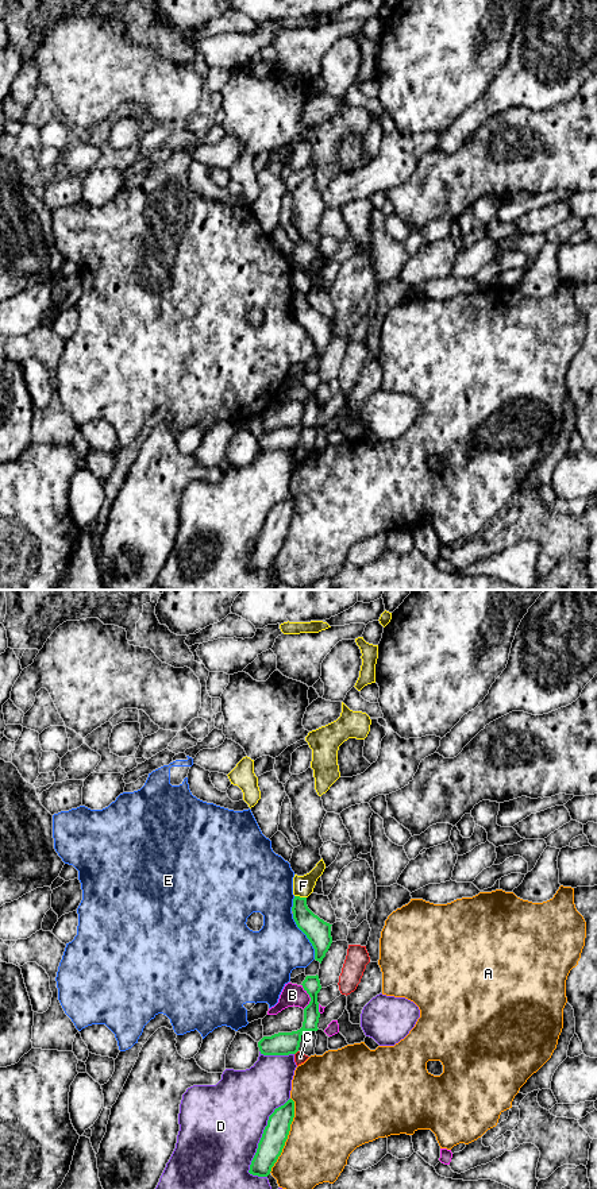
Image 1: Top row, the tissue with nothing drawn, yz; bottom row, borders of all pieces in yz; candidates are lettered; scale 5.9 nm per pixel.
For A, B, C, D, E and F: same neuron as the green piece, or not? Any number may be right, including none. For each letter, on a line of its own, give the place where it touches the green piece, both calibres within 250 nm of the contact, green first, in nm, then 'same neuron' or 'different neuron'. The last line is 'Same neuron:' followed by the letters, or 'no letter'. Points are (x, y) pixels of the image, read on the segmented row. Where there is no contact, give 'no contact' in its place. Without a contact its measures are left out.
A: meets green in yz at (288, 1134); 150 nm thick on the green side, 420 nm on the other; different neuron
B: meets green in yz at (309, 996); 100 nm thick on the green side, 130 nm on the other; different neuron
C: meets green in yz at (296, 1052); 140 nm thick on the green side, 70 nm on the other; different neuron
D: meets green in yz at (262, 1135); 150 nm thick on the green side, 480 nm on the other; different neuron
E: meets green in yz at (307, 937); 150 nm thick on the green side, 320 nm on the other; different neuron
F: meets green in yz at (299, 896); 150 nm thick on the green side, 130 nm on the other; different neuron
Same neuron: no letter

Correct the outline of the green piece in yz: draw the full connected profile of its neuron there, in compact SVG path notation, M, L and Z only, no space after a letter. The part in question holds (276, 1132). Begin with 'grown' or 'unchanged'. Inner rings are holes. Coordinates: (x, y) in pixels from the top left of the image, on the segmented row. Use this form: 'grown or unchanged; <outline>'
unchanged; M292 1099L276 1108L269 1116L267 1126L263 1130L257 1153L250 1165L250 1174L258 1177L267 1177L270 1174L271 1167L282 1153L293 1117L294 1101Z

